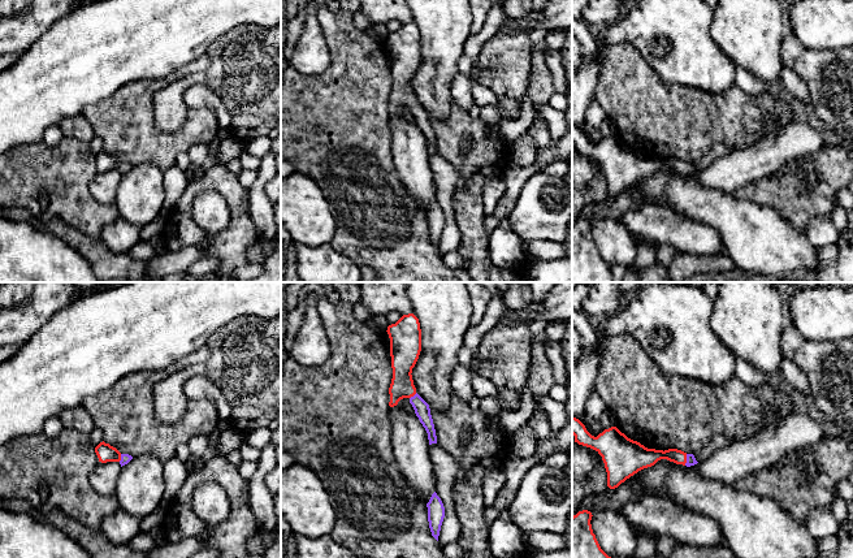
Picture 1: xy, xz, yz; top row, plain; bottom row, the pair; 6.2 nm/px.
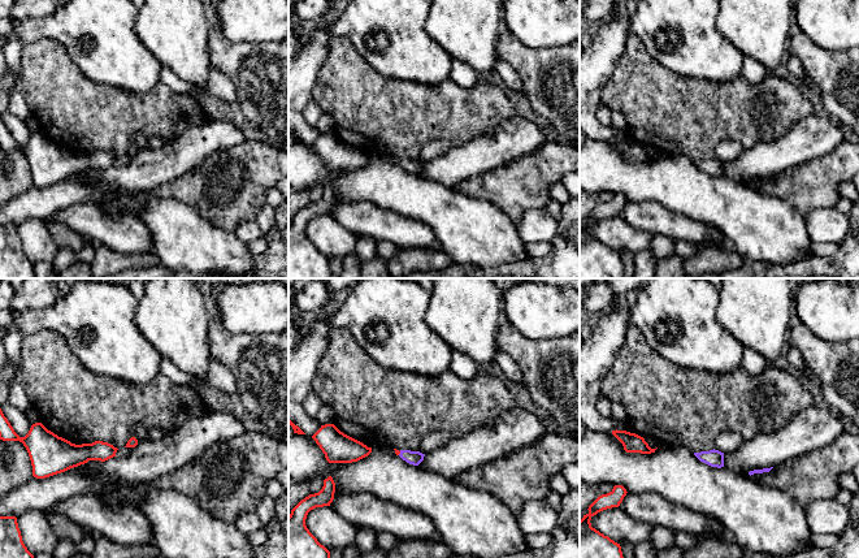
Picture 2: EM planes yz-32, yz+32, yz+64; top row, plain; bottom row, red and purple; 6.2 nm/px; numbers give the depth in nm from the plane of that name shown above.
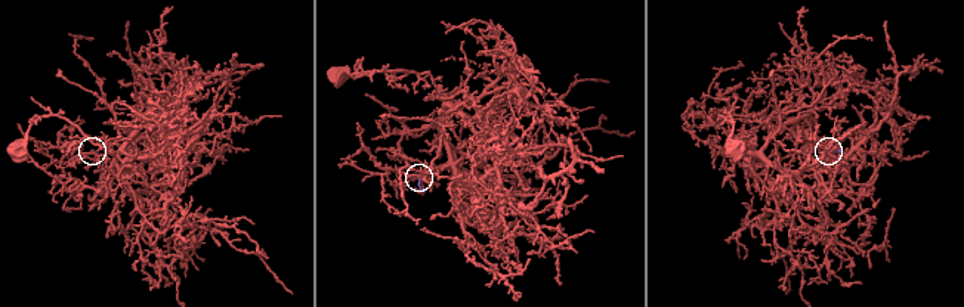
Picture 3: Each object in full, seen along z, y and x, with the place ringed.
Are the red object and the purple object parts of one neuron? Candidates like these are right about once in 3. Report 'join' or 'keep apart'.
join

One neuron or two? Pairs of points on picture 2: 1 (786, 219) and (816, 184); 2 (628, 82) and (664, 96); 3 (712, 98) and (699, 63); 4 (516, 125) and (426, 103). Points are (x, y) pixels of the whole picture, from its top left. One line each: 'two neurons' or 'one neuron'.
1: two neurons
2: one neuron
3: two neurons
4: two neurons

